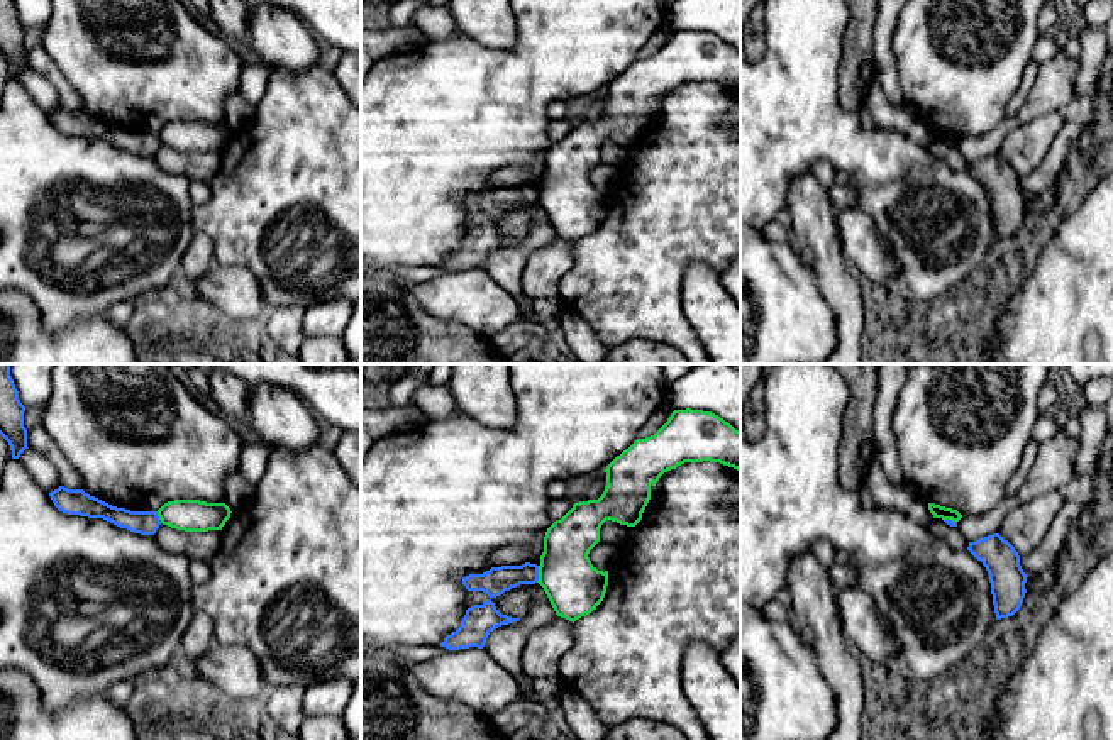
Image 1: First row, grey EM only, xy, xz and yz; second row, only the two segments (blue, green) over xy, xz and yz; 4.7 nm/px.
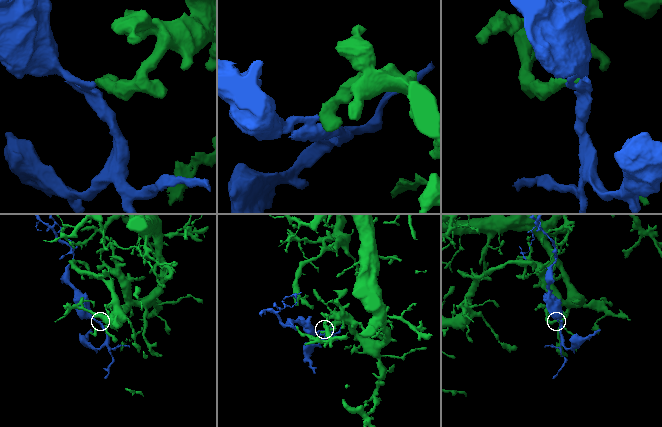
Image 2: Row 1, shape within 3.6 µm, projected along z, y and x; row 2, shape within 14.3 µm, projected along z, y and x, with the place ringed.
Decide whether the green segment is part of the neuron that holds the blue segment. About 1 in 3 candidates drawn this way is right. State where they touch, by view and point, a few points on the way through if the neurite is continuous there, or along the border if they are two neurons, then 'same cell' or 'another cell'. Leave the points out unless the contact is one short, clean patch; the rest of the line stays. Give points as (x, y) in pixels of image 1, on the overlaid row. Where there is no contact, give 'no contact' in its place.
meets blue in xz at (537, 574); border along xz (539, 566), (539, 578), (536, 581); another cell

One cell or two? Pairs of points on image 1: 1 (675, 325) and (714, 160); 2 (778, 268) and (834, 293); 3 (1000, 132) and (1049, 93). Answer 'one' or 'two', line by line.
1: one
2: two
3: one

